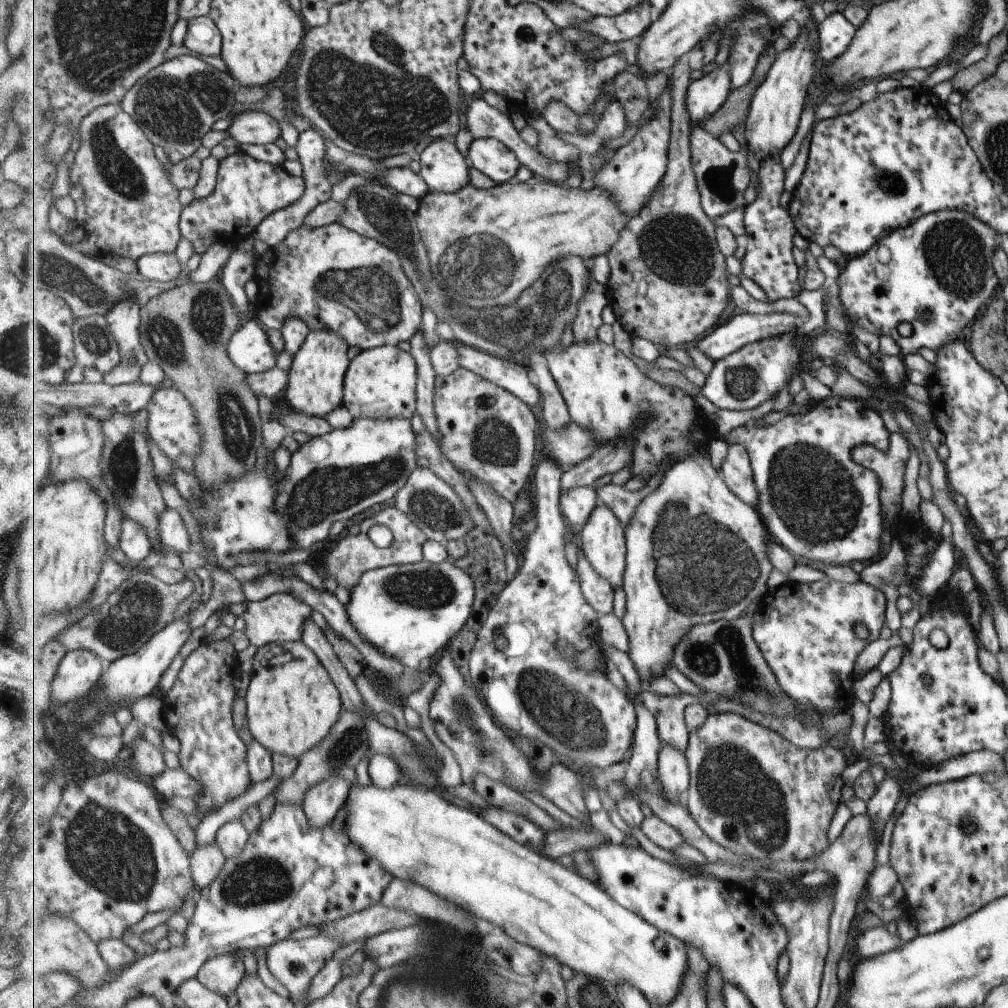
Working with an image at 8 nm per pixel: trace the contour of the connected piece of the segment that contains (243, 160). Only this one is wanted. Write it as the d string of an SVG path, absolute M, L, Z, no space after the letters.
M239 151L220 161L219 175L217 178L217 187L209 198L200 200L196 203L186 205L182 211L181 230L182 237L190 241L195 246L195 253L205 254L213 244L219 243L223 236L229 236L227 232L223 234L221 224L233 224L233 232L239 232L243 226L239 224L261 224L266 221L271 214L286 209L289 205L297 202L305 192L306 182L303 176L292 176L285 170L283 165L267 164L258 159L252 158L249 154Z

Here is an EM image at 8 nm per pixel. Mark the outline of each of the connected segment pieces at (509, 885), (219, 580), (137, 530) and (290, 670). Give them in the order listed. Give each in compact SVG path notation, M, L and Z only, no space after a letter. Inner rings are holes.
M405 781L390 789L354 783L345 804L345 828L351 842L375 859L395 879L411 881L444 899L459 904L477 918L493 922L517 942L537 948L544 955L571 966L575 973L600 978L609 985L633 985L653 1006L669 1006L682 992L690 970L688 946L680 938L655 928L642 916L611 898L589 877L565 868L559 861L521 846L479 814L447 802L439 792L421 790Z
M206 564L203 566L212 580L212 587L204 604L199 604L193 613L188 615L189 628L203 626L207 618L216 610L230 604L245 600L242 583L235 579L230 572L225 572L217 566Z
M122 514L122 531L120 533L120 549L132 562L142 562L145 558L150 558L153 553L153 544L147 534L147 530L129 520Z
M303 640L259 647L254 656L250 685L245 698L249 727L254 740L265 746L271 754L285 754L297 760L330 736L345 711L341 691L331 678L330 671L323 666L318 654L315 654Z

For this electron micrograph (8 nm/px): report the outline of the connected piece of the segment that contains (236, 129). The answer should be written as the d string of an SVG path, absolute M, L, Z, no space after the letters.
M255 110L238 115L227 131L237 144L247 145L267 145L282 136L282 127L277 119Z

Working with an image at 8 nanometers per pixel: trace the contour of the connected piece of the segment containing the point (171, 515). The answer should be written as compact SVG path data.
M167 508L161 514L159 534L161 534L161 540L173 548L178 555L194 550L193 543L189 540L187 526L185 526L181 514L173 508Z

